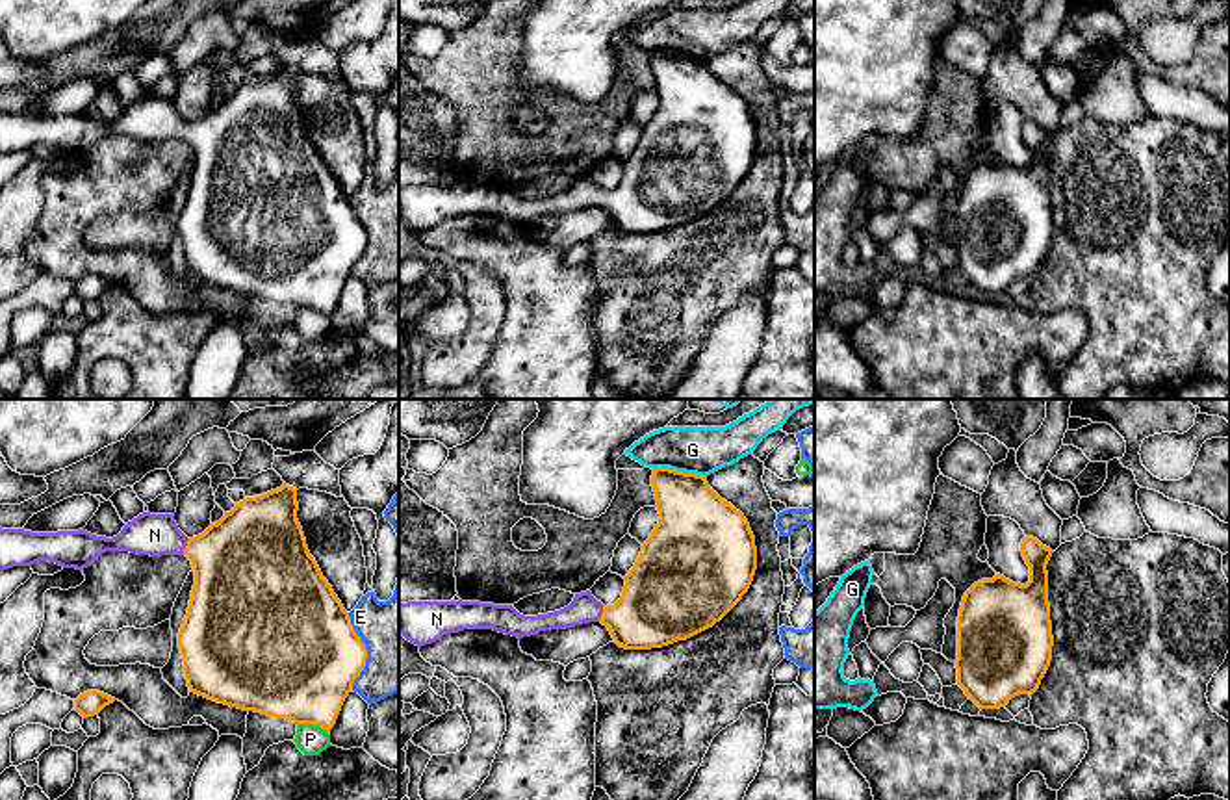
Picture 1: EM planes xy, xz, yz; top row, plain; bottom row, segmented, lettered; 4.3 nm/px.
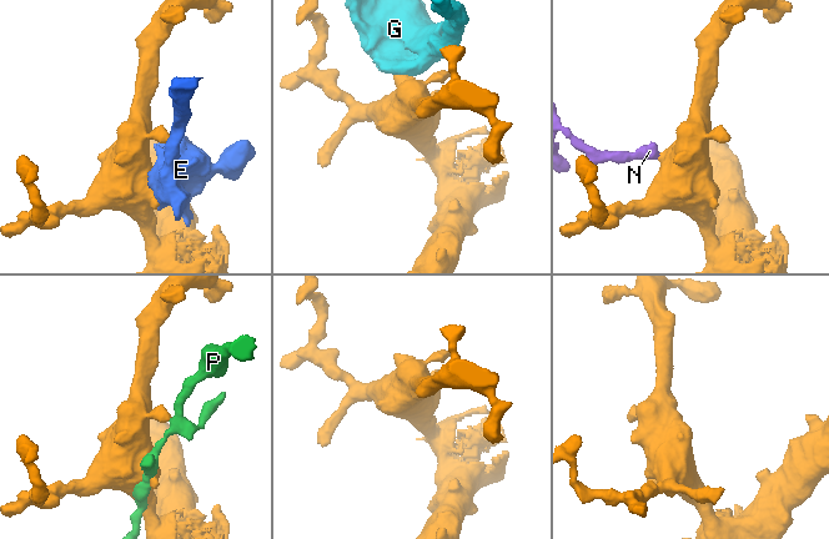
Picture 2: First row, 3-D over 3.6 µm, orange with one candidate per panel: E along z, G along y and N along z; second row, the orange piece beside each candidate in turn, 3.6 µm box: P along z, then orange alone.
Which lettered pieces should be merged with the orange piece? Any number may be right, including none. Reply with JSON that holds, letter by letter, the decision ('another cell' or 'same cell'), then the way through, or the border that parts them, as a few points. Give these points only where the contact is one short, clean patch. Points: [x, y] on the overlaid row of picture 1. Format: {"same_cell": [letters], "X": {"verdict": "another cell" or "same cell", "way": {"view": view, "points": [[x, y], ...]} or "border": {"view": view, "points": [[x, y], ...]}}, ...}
{"same_cell": ["N"], "E": {"verdict": "another cell"}, "G": {"verdict": "another cell"}, "N": {"verdict": "same cell", "way": {"view": "xy", "points": [[240, 563], [186, 546], [154, 535]]}}, "P": {"verdict": "another cell"}}

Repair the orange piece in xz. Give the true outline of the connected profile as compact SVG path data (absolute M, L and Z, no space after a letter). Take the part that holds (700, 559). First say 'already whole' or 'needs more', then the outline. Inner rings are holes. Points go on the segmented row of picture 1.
needs more; M655 468L651 486L659 523L623 577L625 587L614 605L605 607L590 590L575 594L568 607L538 616L523 616L512 605L480 601L408 601L399 605L399 633L421 648L464 629L493 629L523 639L540 631L601 622L618 646L651 650L712 627L742 600L753 581L757 548L750 523L709 486L703 475Z

